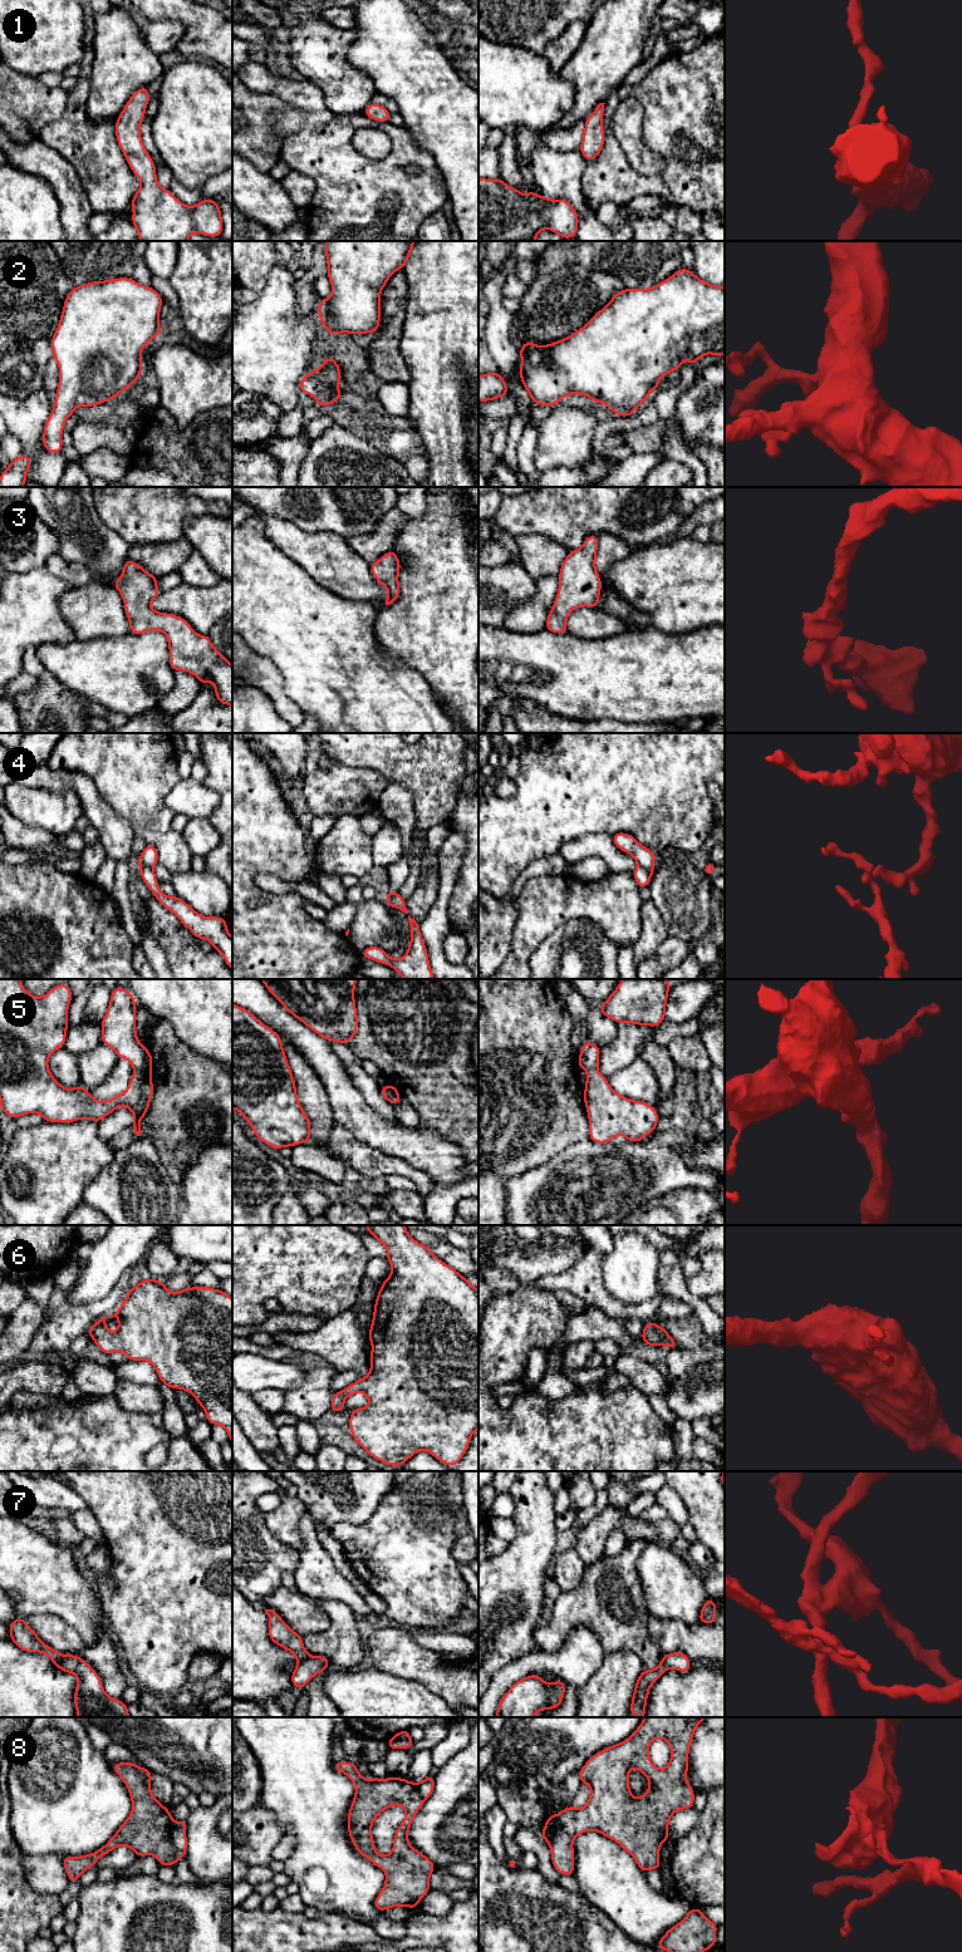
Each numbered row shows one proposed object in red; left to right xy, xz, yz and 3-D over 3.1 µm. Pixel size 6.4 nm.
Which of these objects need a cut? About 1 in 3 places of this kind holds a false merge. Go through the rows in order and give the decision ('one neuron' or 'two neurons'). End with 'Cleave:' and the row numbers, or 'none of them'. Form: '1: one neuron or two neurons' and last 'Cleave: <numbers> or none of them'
1: one neuron
2: one neuron
3: one neuron
4: two neurons
5: one neuron
6: two neurons
7: two neurons
8: two neurons
Cleave: 4, 6, 7, 8

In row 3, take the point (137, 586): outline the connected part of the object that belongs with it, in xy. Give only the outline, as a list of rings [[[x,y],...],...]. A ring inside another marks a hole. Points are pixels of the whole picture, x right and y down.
[[[126,559],[122,575],[113,582],[123,598],[124,610],[132,634],[144,634],[153,629],[166,634],[170,649],[170,667],[172,670],[183,670],[193,674],[201,683],[211,682],[215,687],[217,702],[232,705],[232,664],[213,648],[207,635],[197,634],[192,626],[180,615],[158,613],[151,608],[151,603],[161,591],[157,587],[157,576],[147,572],[139,564]]]

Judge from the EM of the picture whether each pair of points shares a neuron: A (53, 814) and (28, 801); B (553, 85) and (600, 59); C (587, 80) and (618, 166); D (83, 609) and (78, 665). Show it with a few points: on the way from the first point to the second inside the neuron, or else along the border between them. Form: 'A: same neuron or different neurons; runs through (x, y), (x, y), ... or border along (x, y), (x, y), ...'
A: same neuron; runs through (47, 810), (34, 806)
B: different neurons; border along (556, 73), (574, 85), (574, 104), (572, 108)
C: different neurons; border along (621, 85), (604, 102)
D: different neurons; border along (109, 635), (82, 640), (74, 639)

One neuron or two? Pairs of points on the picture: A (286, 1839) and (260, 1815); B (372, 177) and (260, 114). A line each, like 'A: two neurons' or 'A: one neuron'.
A: two neurons
B: two neurons

